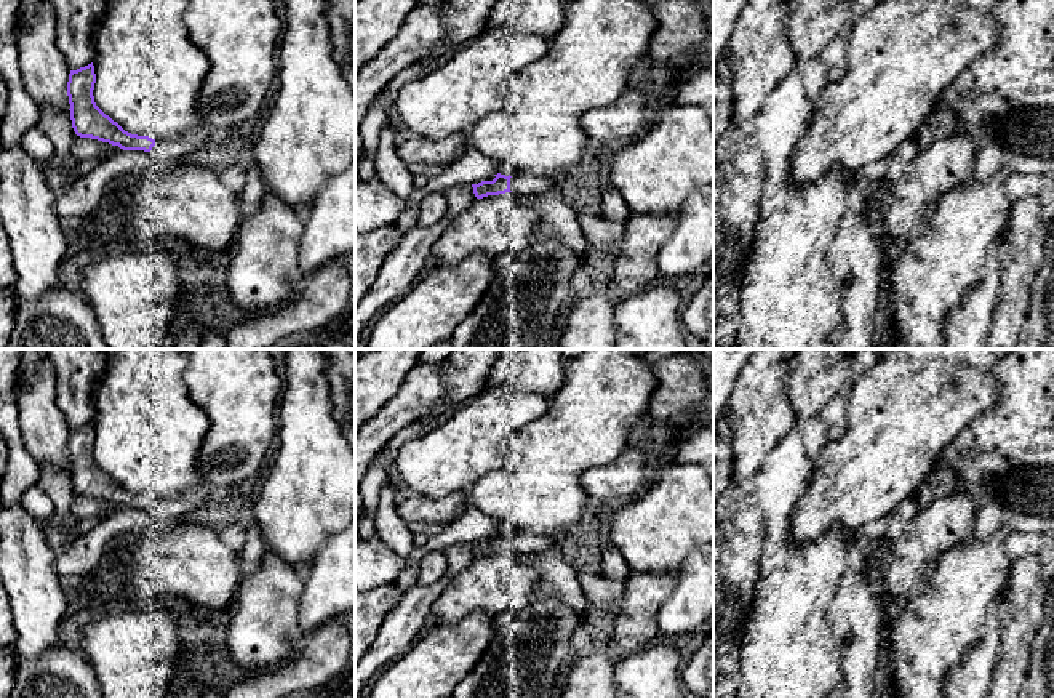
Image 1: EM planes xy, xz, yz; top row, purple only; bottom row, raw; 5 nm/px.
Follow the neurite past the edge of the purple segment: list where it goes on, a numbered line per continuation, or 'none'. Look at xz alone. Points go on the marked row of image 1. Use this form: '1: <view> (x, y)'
1: xz (525, 184)

